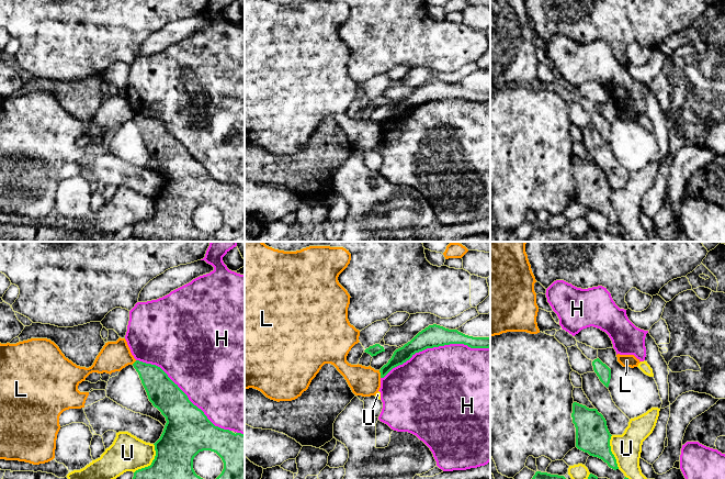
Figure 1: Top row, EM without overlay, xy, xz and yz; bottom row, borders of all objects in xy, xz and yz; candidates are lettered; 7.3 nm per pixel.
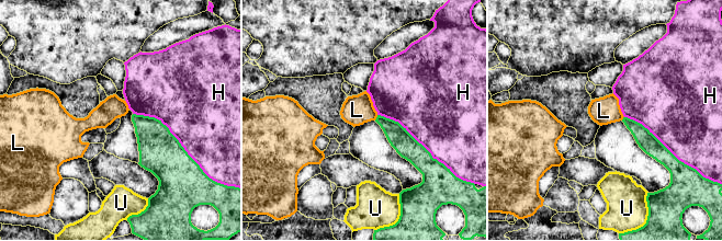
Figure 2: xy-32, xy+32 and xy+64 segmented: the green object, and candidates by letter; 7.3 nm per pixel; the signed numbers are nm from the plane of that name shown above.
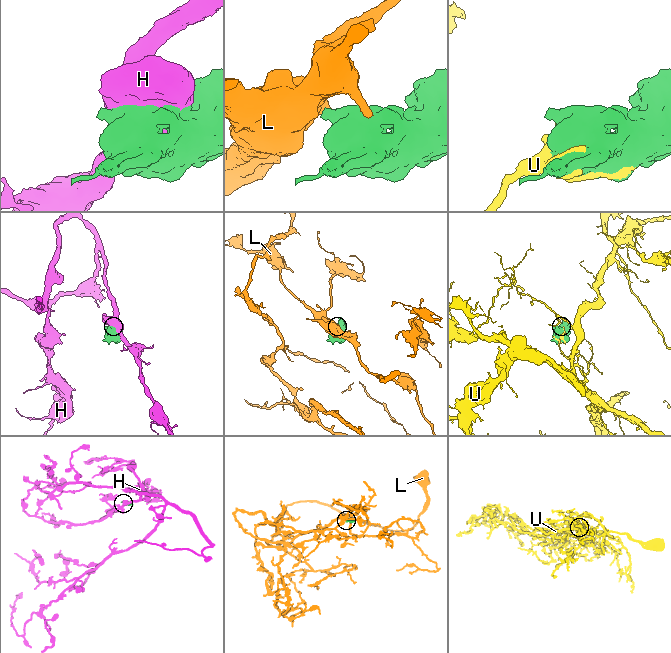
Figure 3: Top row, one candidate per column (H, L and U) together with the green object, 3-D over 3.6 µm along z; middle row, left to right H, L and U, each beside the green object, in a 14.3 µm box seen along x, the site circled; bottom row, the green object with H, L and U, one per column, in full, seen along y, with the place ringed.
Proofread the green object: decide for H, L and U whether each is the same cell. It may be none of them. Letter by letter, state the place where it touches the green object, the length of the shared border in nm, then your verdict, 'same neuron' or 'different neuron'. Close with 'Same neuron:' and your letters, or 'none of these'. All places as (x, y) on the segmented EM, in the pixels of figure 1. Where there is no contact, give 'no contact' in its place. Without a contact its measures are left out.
H: contact xz (434, 346); length 850 nm; different neuron
L: contact xz (381, 374); length 60 nm; different neuron
U: contact xy (151, 463); length 260 nm; different neuron
Same neuron: none of these

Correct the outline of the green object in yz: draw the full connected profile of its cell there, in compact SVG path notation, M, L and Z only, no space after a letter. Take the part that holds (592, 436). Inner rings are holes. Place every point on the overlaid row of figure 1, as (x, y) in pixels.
M574 402L571 417L576 427L576 447L602 459L610 468L619 469L610 446L612 435L603 415L597 409Z

